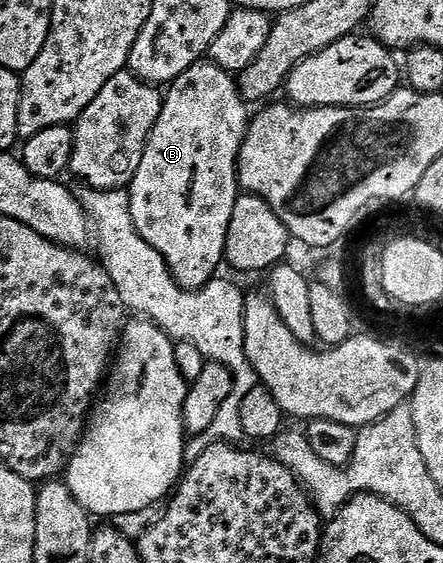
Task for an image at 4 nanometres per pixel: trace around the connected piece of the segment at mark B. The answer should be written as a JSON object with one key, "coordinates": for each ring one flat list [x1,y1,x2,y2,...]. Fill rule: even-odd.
{"coordinates":[[209,60,192,64,192,68,169,83,165,91,162,111,148,136,140,168,136,168,128,193,130,215,136,224,136,232,152,244,160,256,164,256,176,284,180,284,182,290,199,290,219,273,218,265,223,265,228,223,240,196,238,157,251,117,251,107,238,91,235,75]]}

